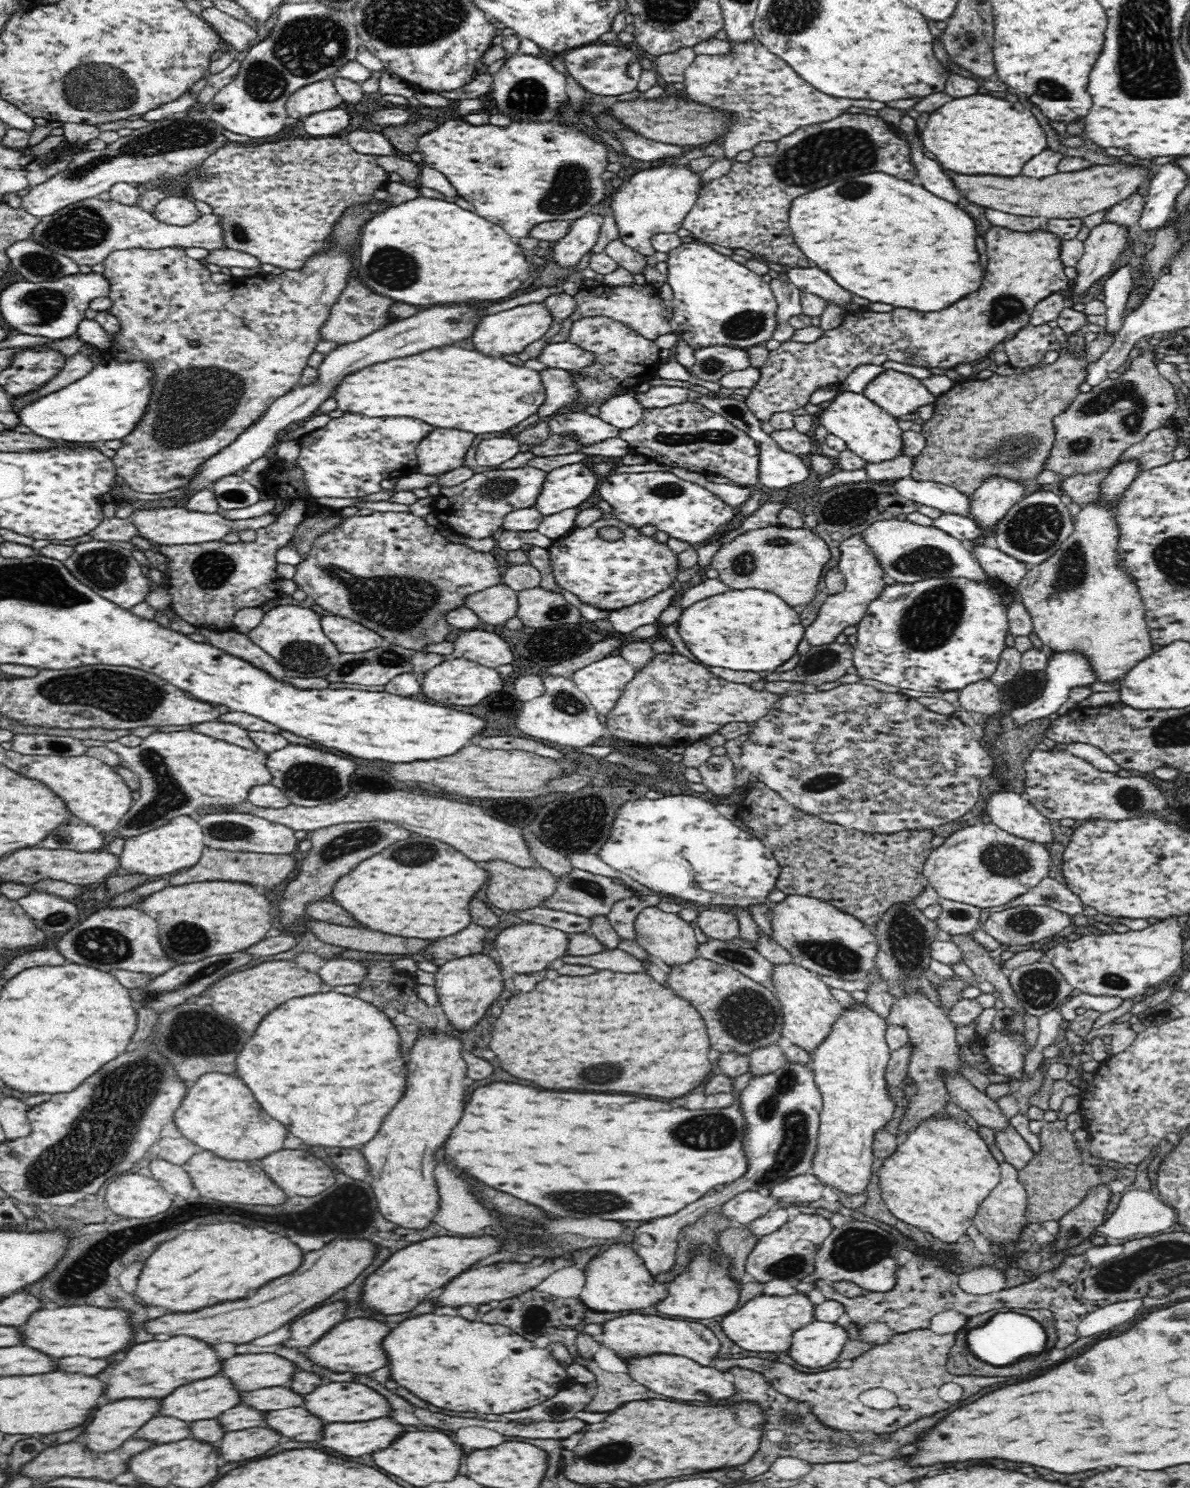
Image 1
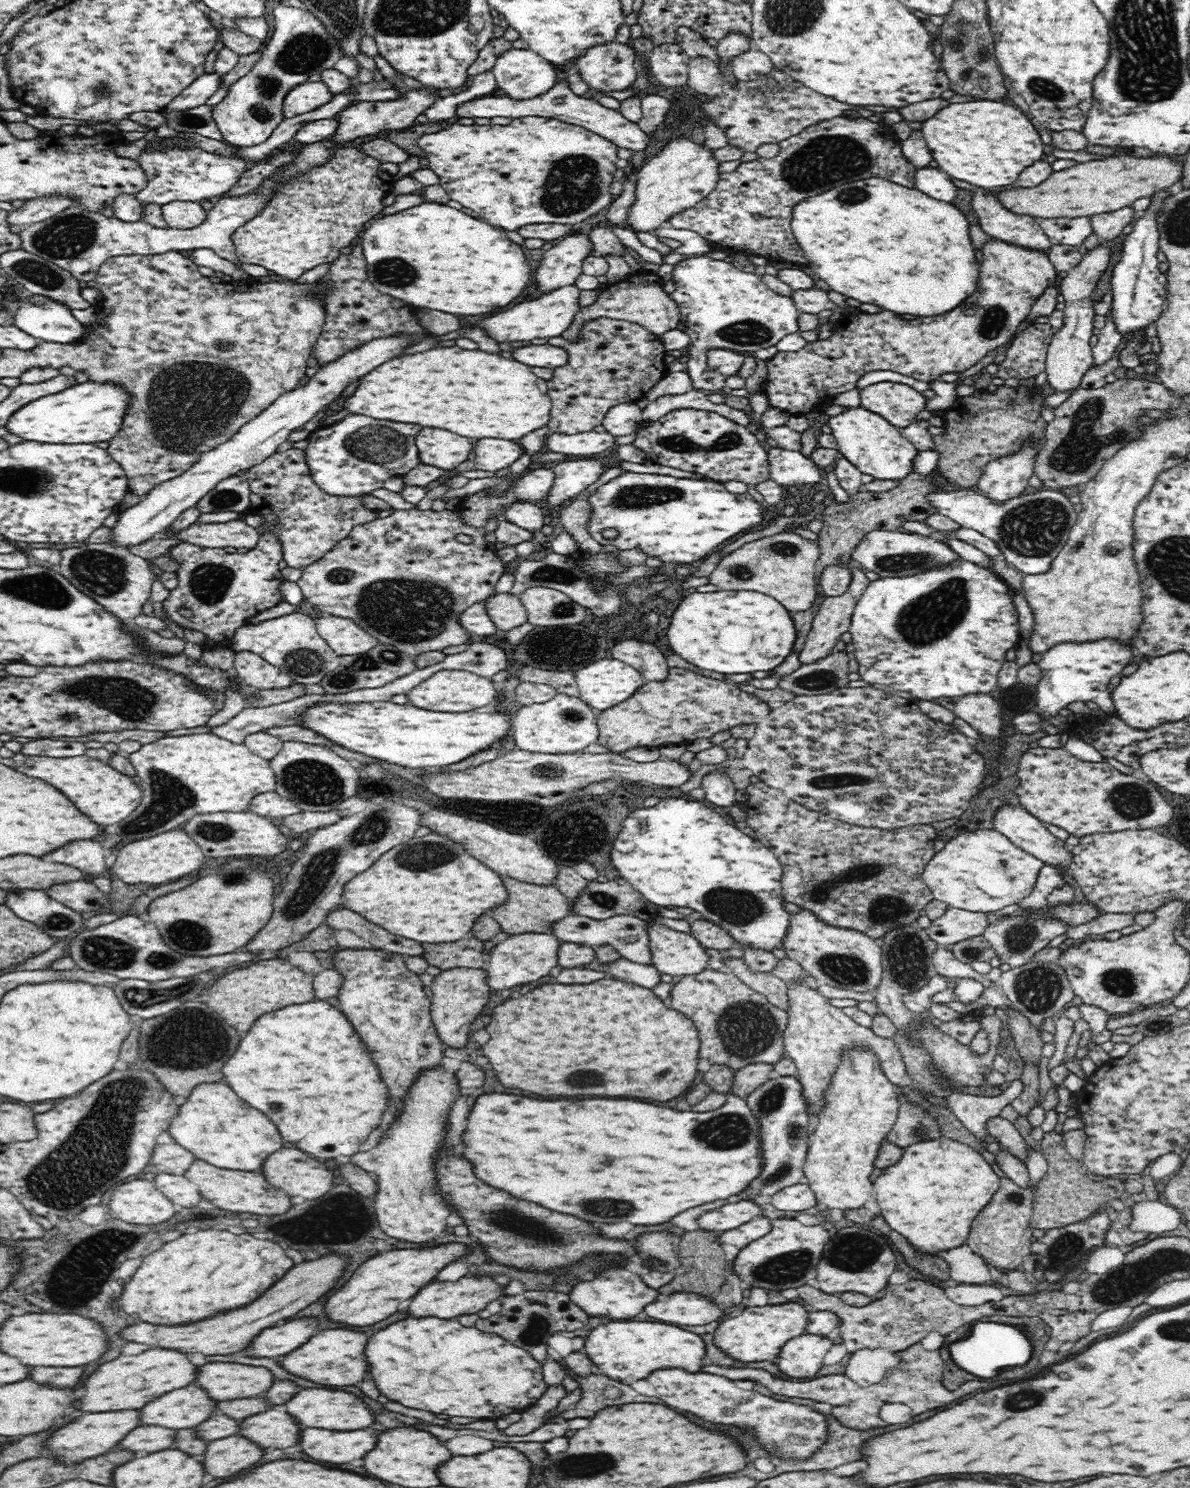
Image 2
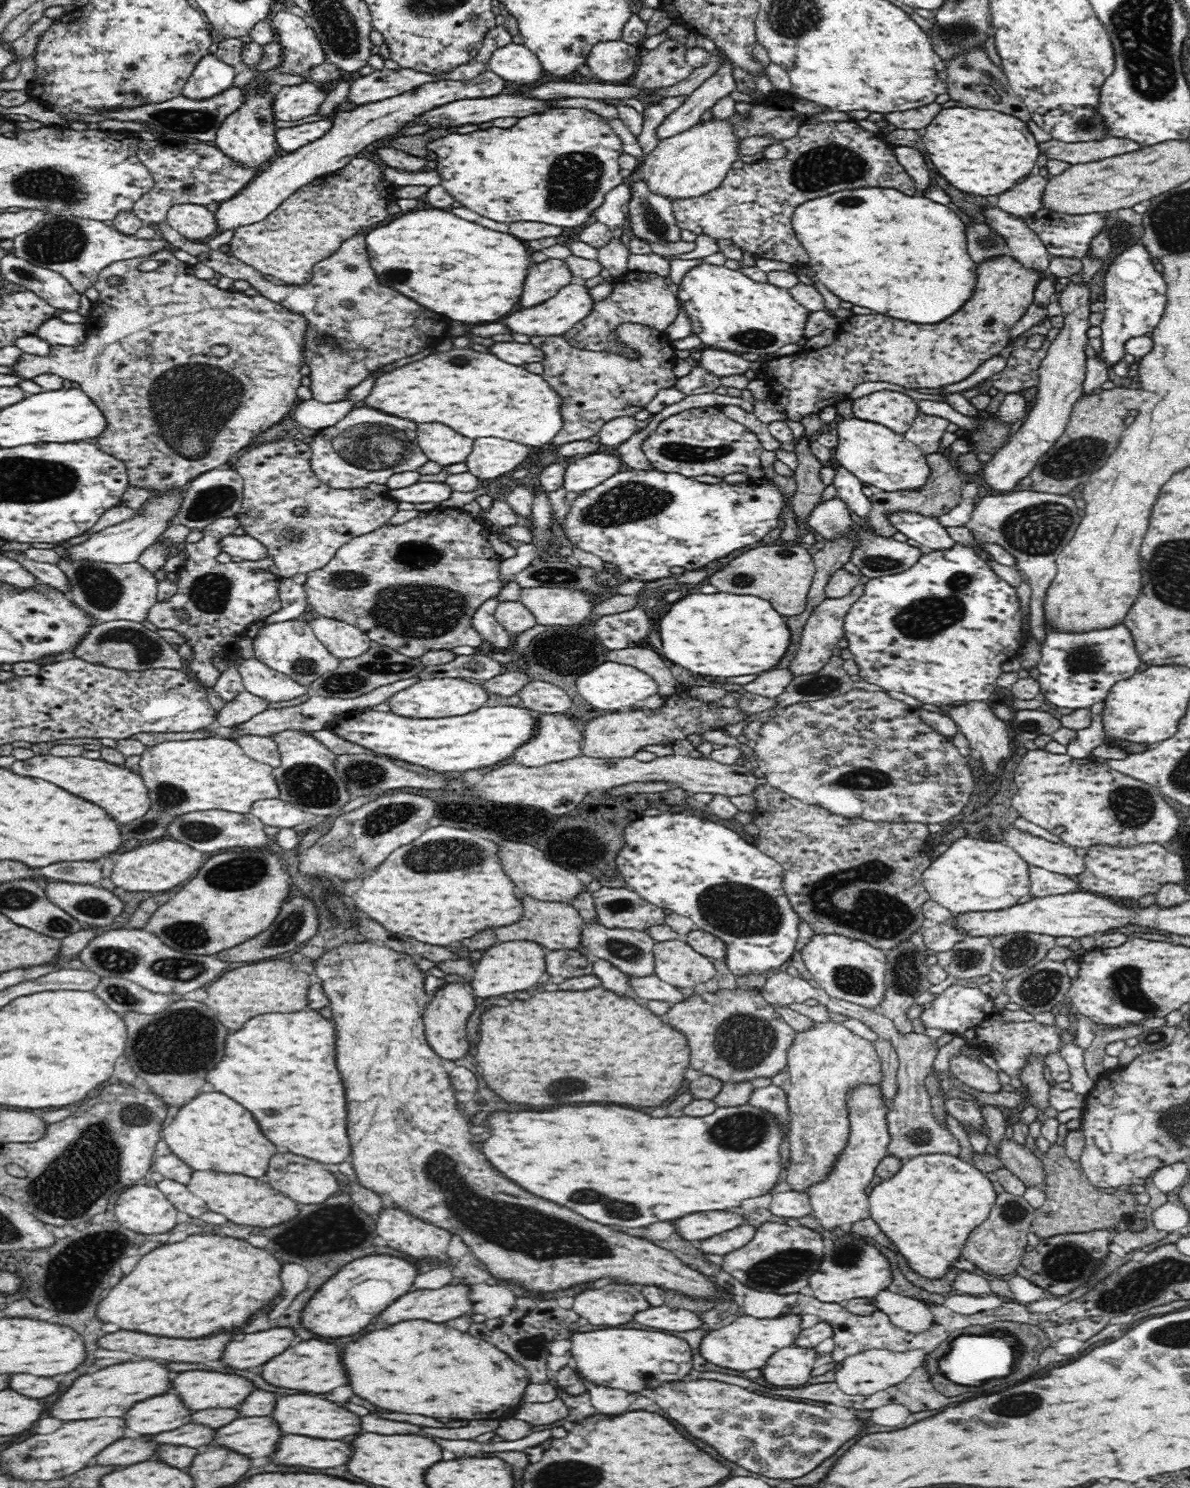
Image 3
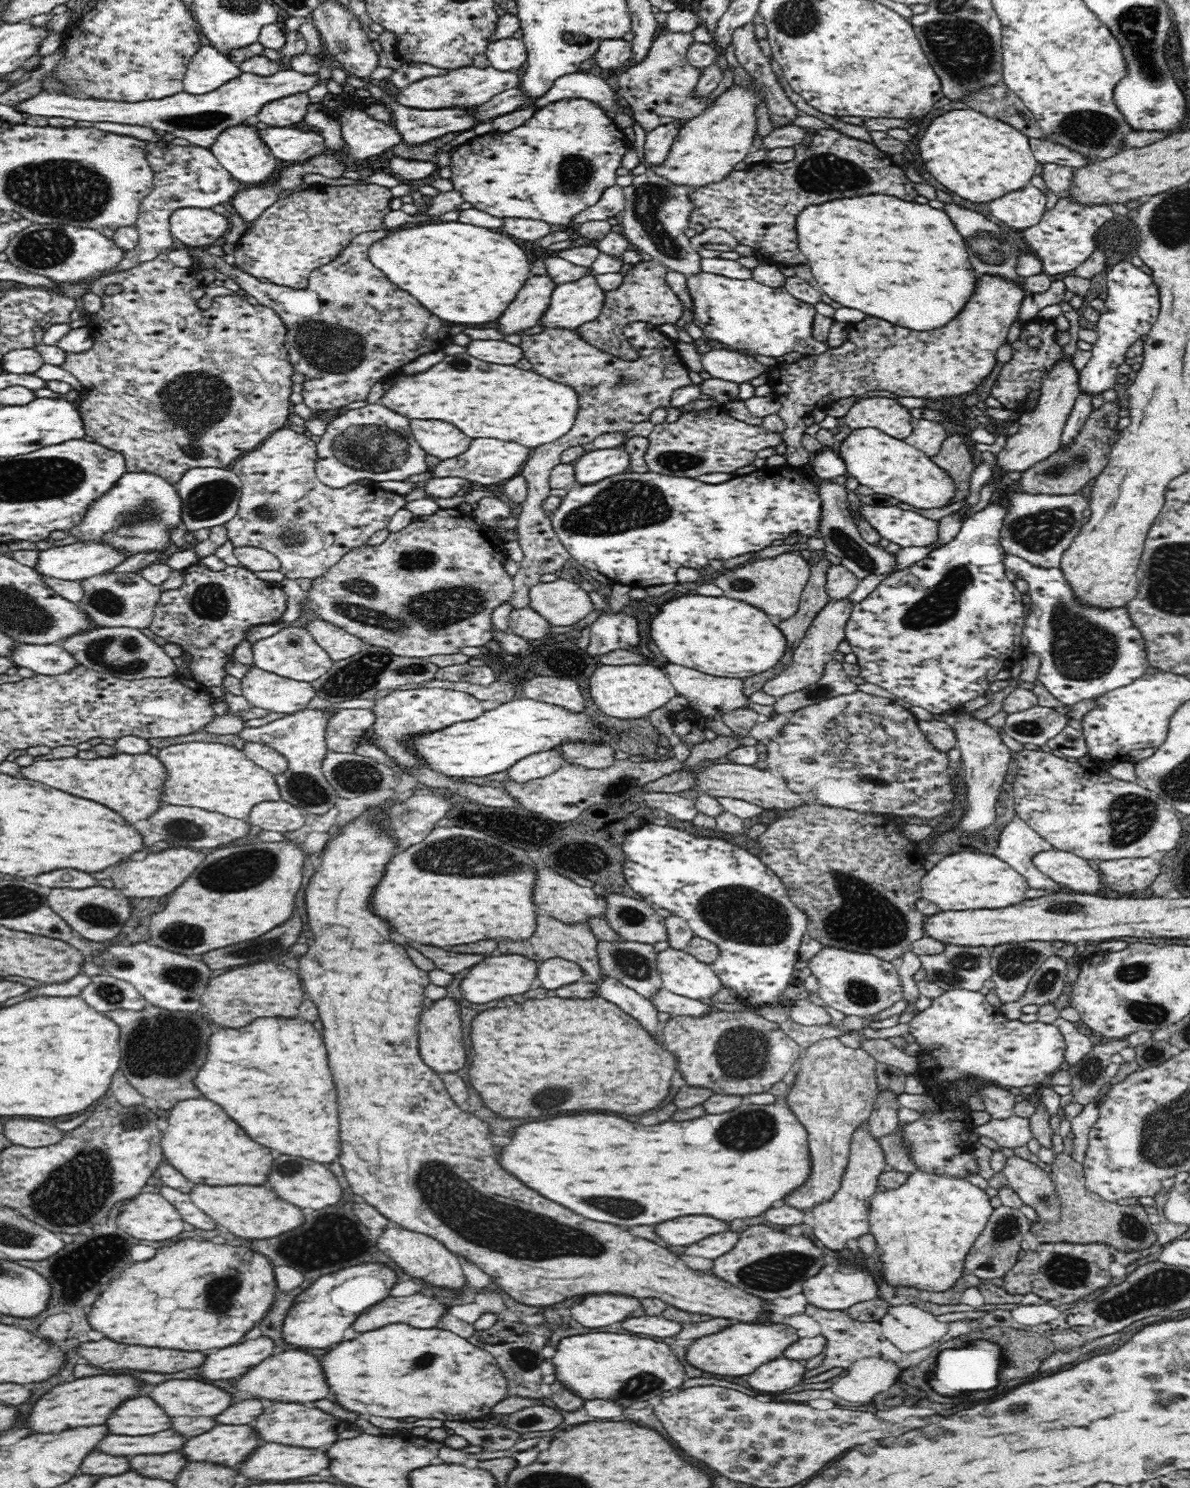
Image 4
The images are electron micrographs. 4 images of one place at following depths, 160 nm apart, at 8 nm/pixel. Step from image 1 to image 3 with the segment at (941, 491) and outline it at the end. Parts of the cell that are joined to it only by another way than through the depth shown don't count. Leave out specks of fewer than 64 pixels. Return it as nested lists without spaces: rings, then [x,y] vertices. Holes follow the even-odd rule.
[[[1012,490],[980,498],[974,504],[974,512],[970,520],[966,520],[966,528],[969,528],[976,541],[1002,546],[1016,558],[1017,569],[1032,590],[1032,598],[1029,602],[1030,634],[1032,634],[1031,638],[1036,639],[1040,645],[1046,637],[1044,599],[1047,596],[1047,589],[1056,577],[1057,556],[1072,540],[1080,524],[1081,517],[1078,509],[1074,499],[1068,495]]]

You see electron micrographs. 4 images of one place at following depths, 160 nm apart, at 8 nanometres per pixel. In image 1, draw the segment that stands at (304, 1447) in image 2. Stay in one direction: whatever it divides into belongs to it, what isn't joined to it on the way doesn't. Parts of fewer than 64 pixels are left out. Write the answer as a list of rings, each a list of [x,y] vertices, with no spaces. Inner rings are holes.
[[[378,1418],[372,1422],[336,1422],[324,1426],[320,1446],[330,1452],[354,1458],[388,1448],[406,1428],[392,1418]]]

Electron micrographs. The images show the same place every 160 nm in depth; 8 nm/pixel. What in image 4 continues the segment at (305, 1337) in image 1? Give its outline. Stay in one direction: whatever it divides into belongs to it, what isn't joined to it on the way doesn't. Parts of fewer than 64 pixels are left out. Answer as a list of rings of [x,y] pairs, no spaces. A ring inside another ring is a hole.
[[[269,1337],[246,1339],[243,1343],[206,1352],[205,1361],[198,1367],[197,1373],[205,1381],[236,1378],[275,1354],[274,1351],[274,1341]]]

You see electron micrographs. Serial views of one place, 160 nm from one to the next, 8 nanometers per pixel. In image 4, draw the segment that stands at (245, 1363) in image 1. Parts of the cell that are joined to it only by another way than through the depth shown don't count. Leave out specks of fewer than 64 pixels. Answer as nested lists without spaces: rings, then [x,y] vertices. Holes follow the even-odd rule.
[[[171,1379],[150,1392],[150,1398],[172,1418],[218,1416],[235,1402],[234,1396],[211,1381]]]

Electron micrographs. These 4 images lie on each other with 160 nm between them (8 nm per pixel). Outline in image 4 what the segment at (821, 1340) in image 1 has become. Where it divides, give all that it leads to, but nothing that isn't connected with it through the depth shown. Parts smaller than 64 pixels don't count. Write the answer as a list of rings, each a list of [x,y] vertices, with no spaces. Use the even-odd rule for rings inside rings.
[[[782,1355],[762,1364],[752,1374],[747,1374],[745,1378],[750,1388],[754,1390],[784,1392],[803,1380],[804,1373],[808,1372],[804,1364],[804,1361],[790,1360]]]

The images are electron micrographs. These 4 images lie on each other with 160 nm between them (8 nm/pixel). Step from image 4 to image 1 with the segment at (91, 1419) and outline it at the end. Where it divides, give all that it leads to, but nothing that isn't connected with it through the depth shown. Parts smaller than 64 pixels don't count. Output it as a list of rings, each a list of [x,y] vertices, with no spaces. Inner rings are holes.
[[[170,1338],[166,1342],[144,1342],[130,1348],[130,1352],[124,1356],[124,1360],[116,1362],[110,1370],[108,1382],[106,1382],[106,1398],[112,1400],[124,1400],[124,1398],[162,1398],[172,1394],[178,1386],[184,1386],[189,1382],[202,1378],[210,1378],[221,1370],[221,1362],[217,1352],[204,1342],[196,1338]]]

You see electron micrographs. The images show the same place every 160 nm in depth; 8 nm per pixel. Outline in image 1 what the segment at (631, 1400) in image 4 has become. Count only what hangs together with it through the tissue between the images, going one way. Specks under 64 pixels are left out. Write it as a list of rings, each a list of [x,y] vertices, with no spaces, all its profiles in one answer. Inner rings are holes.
[[[626,1313],[602,1325],[600,1343],[614,1351],[623,1361],[634,1356],[650,1356],[650,1354],[675,1354],[685,1356],[700,1366],[708,1366],[716,1359],[720,1351],[720,1341],[711,1329],[696,1321],[680,1318],[660,1317]]]

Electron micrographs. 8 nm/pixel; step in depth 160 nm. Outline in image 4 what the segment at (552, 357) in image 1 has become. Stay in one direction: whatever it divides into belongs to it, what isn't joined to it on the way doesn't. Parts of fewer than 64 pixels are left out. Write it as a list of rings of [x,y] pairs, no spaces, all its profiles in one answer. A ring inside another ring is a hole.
[[[472,340],[466,346],[466,352],[478,360],[492,364],[516,364],[524,353],[520,346],[515,346],[502,340]]]

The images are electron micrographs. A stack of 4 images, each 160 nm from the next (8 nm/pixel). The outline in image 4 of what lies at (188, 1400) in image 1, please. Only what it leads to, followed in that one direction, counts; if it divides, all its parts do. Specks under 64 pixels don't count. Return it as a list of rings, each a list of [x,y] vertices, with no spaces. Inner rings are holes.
[[[150,1398],[122,1402],[106,1422],[110,1434],[144,1436],[170,1428],[170,1418]]]

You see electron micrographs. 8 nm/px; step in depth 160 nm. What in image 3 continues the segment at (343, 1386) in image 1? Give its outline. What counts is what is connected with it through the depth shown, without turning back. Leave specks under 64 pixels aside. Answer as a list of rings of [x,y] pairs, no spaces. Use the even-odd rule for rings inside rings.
[[[293,1394],[281,1397],[276,1401],[271,1417],[277,1422],[282,1434],[300,1434],[310,1438],[322,1438],[322,1440],[340,1440],[350,1434],[360,1432],[360,1420],[356,1414],[348,1412],[346,1408],[322,1400],[314,1394]]]

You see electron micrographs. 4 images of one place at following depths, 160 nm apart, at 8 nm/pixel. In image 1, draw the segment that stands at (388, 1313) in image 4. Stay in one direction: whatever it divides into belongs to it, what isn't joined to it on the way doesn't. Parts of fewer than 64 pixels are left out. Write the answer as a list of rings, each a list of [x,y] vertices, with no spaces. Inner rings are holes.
[[[556,1258],[556,1260],[544,1261],[542,1266],[532,1268],[530,1264],[520,1264],[520,1262],[498,1262],[496,1266],[482,1266],[478,1270],[470,1270],[470,1272],[462,1272],[460,1276],[456,1276],[454,1280],[450,1280],[444,1286],[444,1292],[436,1298],[438,1306],[450,1306],[450,1308],[460,1308],[466,1304],[488,1304],[492,1300],[504,1300],[532,1288],[540,1284],[544,1278],[550,1276],[556,1270],[570,1266],[572,1260],[564,1260],[564,1258]]]

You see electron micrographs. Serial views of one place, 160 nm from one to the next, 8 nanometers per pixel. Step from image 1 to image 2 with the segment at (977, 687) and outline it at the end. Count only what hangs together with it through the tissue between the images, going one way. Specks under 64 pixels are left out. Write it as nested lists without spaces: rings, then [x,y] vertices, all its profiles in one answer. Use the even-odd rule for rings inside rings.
[[[968,694],[954,703],[953,713],[986,740],[1002,732],[1002,711],[990,694]]]

